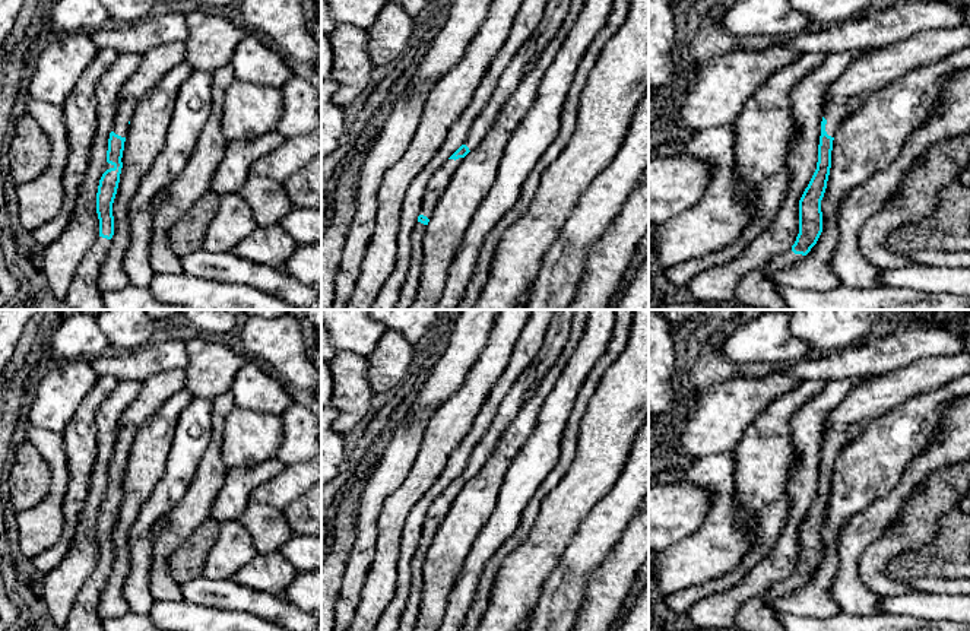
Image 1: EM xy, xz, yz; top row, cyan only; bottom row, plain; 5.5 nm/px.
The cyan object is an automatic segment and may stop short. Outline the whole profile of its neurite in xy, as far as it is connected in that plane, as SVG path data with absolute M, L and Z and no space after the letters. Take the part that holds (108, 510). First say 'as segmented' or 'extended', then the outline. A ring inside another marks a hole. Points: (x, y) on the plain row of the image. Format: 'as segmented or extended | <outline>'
extended | M174 370L168 372L161 372L152 375L146 381L142 383L142 390L139 396L131 402L129 409L121 415L120 428L117 431L117 440L114 447L112 459L110 460L108 466L108 478L107 478L107 489L112 494L107 497L98 513L96 520L96 540L99 546L99 564L111 567L114 562L114 543L112 543L112 530L117 521L120 501L123 495L123 478L126 463L129 460L129 448L133 445L134 437L139 428L177 391L184 390L186 387L186 371L184 370Z

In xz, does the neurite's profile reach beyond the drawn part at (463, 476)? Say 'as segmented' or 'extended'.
extended

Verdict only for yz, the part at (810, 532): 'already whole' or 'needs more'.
needs more

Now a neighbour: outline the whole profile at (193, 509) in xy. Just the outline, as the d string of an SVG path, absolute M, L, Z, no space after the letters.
M231 393L212 399L209 447L197 466L190 488L168 516L167 524L155 535L149 573L149 592L155 600L181 600L181 589L171 577L168 559L197 526L210 519L212 504L228 473L222 460L222 443L225 421L234 406Z

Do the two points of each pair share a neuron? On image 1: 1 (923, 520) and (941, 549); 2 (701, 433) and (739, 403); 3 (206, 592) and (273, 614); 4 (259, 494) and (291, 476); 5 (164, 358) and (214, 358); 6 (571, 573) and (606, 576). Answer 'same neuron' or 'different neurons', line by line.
1: different neurons
2: same neuron
3: same neuron
4: same neuron
5: different neurons
6: different neurons

